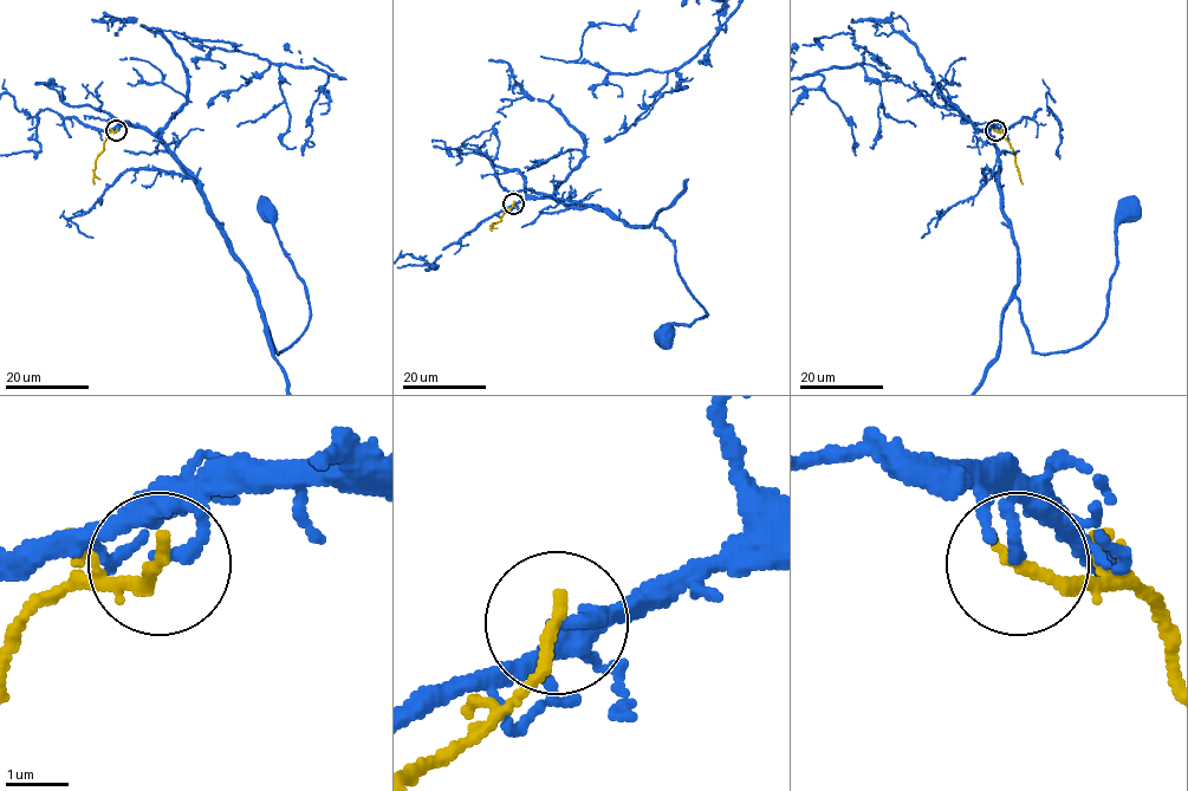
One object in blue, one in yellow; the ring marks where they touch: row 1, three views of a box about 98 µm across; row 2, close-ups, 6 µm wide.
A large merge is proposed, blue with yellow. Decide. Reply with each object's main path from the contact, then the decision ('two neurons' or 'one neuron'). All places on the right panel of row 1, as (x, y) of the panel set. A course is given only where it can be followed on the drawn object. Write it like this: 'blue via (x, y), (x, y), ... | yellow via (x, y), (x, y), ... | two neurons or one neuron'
blue via (994, 130), (1018, 251), (1016, 296), (1034, 351), (1065, 352), (1102, 325), (1118, 214), (1127, 207) | yellow via (994, 130), (1005, 135), (1023, 183) | two neurons

